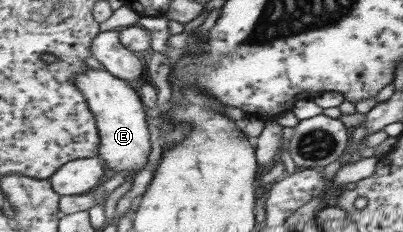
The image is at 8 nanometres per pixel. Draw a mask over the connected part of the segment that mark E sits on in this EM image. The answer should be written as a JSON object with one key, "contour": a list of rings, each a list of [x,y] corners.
{"contour":[[[87,69],[76,77],[75,84],[88,98],[89,107],[96,116],[102,141],[100,155],[103,162],[115,172],[131,171],[128,178],[141,171],[150,149],[139,91],[135,91],[127,81],[115,77],[105,69]]]}

